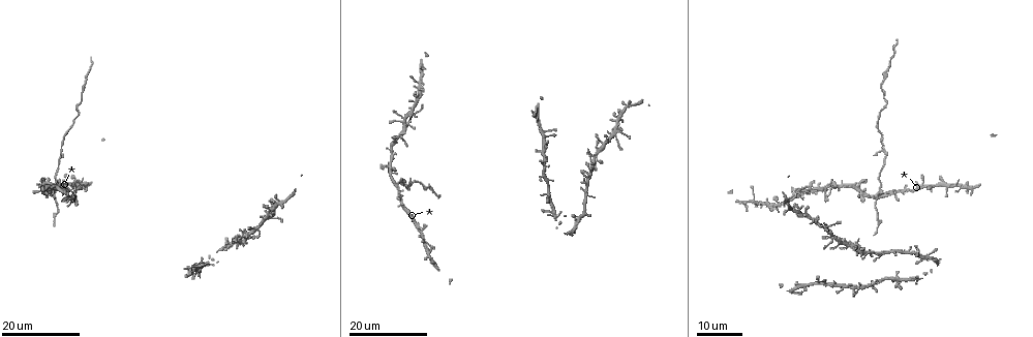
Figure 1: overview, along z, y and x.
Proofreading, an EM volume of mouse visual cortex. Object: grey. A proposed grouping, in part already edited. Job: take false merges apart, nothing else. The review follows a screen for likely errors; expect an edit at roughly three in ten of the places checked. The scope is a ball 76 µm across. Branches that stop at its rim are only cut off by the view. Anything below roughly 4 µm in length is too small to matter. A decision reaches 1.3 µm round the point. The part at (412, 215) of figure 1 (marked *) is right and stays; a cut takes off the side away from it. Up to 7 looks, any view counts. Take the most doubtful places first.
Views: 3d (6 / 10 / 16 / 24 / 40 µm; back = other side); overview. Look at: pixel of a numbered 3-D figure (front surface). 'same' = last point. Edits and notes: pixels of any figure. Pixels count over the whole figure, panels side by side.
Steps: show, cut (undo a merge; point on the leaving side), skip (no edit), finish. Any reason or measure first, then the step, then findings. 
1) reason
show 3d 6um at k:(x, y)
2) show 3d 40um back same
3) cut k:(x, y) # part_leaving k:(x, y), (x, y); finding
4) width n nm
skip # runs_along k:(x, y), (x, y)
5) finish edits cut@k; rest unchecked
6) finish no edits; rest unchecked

four arms meet
show 3d 24um at 1:(878, 191)

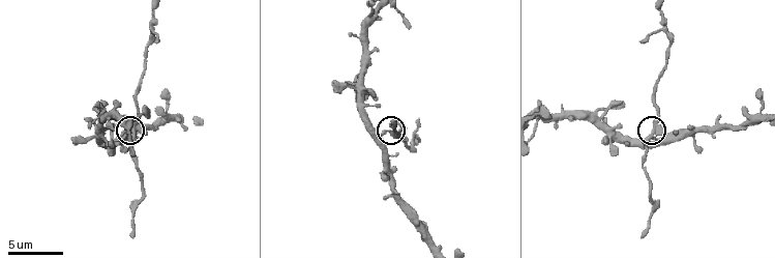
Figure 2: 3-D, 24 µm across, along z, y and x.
zoom in
show 3d 10um at 2:(133, 130)

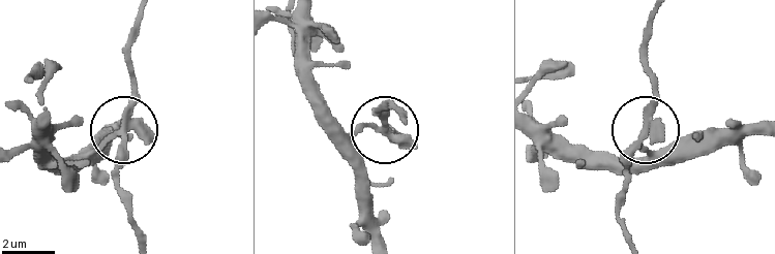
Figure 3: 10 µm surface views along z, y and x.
side_arm 11 um
cut 3:(125, 161) # part_leaving 3:(123, 124), (137, 86), (130, 66), (135, 20); a second neuron is stuck on

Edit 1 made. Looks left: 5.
show overview

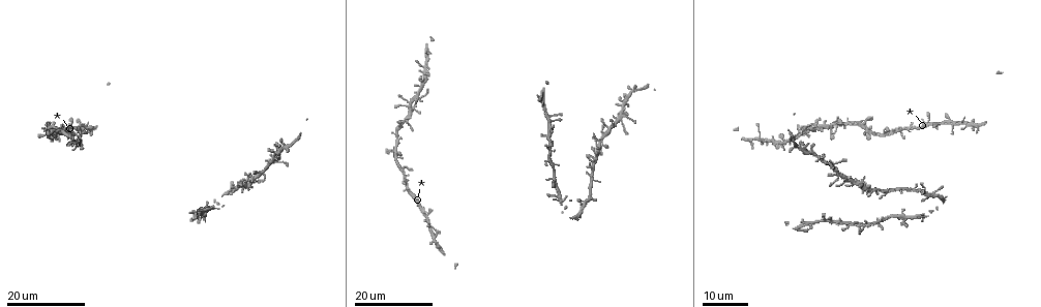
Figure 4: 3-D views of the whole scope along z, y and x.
small branch off a trunk
show 3d 24um at 4:(816, 126)

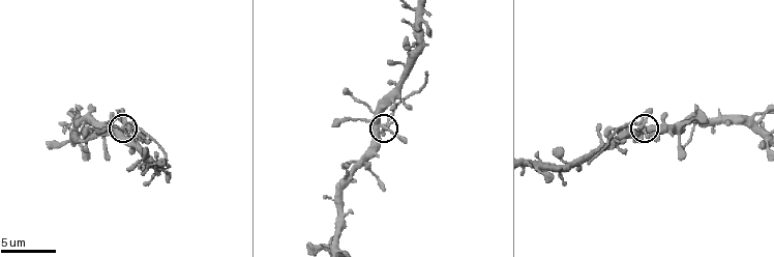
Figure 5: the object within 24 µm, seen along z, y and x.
closer look
show 3d 6um at 5:(383, 126)

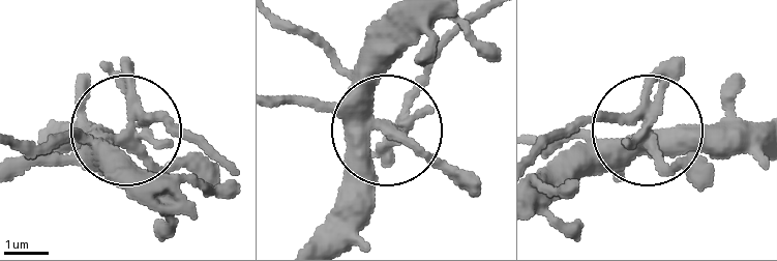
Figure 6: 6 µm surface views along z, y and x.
cut 6:(178, 157) # part_leaving 6:(128, 144), (166, 121), (226, 166); a second neuron is stuck on

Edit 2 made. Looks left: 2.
thin arm on a thick one
show 3d 16um at 4:(621, 116)

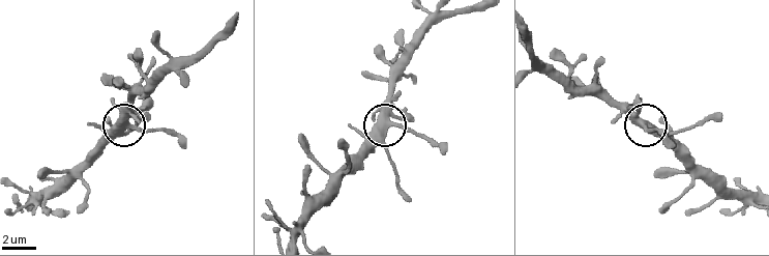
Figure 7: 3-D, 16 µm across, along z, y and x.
show 3d 6um at 7:(129, 124)

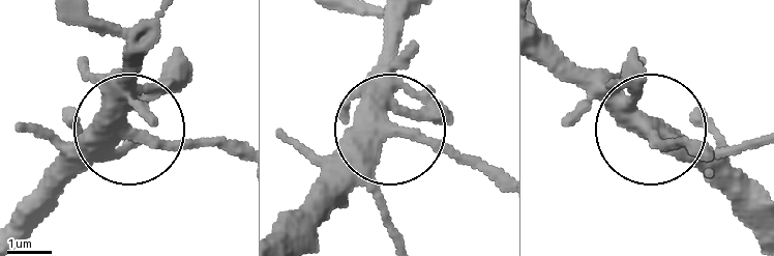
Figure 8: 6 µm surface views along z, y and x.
skip # runs_along 8:(281, 237), (393, 130), (426, 134), (489, 167); all the same neuron

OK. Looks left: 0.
finish edits cut@3, cut@6; rest unchecked

